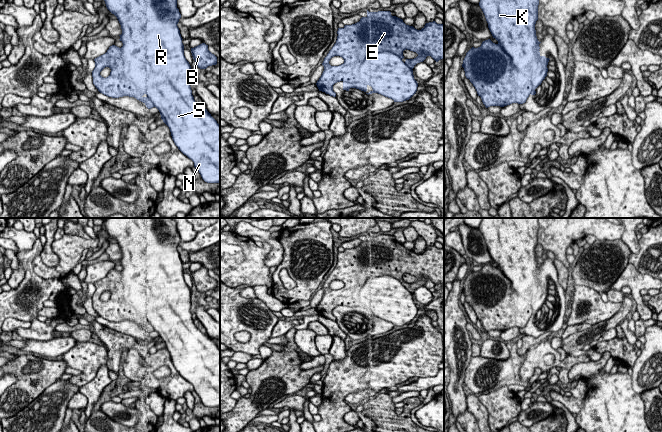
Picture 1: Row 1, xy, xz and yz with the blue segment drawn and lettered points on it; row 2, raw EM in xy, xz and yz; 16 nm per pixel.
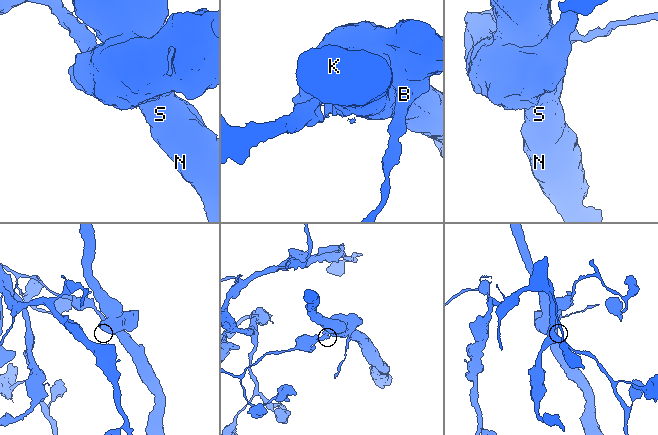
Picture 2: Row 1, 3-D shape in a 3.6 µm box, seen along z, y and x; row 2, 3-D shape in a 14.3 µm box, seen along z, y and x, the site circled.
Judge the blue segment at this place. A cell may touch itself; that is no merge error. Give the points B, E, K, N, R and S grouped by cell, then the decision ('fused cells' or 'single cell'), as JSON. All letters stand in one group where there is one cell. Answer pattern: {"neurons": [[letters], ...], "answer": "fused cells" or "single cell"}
{"neurons": [["B", "E"], ["K", "N", "R", "S"]], "answer": "fused cells"}

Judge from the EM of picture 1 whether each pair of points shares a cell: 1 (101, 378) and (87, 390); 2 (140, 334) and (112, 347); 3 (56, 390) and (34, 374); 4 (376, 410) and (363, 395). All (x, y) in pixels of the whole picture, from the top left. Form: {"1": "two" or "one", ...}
{"1": "one", "2": "two", "3": "two", "4": "two"}

